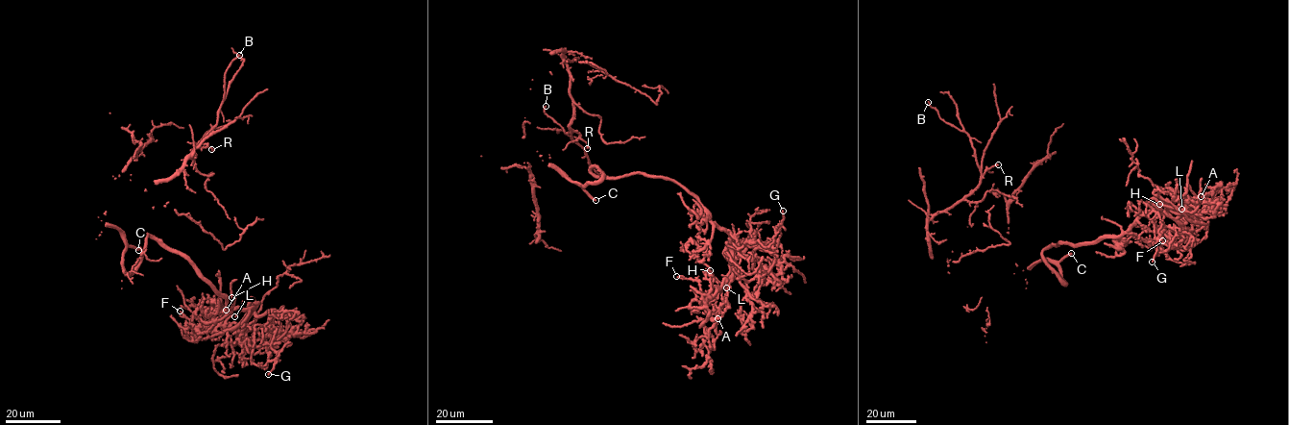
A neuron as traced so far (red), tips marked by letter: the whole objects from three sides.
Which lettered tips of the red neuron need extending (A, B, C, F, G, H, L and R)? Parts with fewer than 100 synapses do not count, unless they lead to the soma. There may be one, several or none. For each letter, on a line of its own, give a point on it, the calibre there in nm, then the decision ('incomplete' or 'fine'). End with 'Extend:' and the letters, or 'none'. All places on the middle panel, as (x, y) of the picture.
A: place (717, 318); calibre 220 nm; fine
B: place (546, 106); calibre 130 nm; fine
C: place (595, 200); calibre 360 nm; incomplete
F: place (676, 276); calibre 180 nm; fine
G: place (783, 211); calibre 190 nm; fine
H: place (710, 270); calibre 190 nm; fine
L: place (726, 287); calibre 200 nm; incomplete
R: place (587, 148); calibre 380 nm; fine
Extend: C, L

